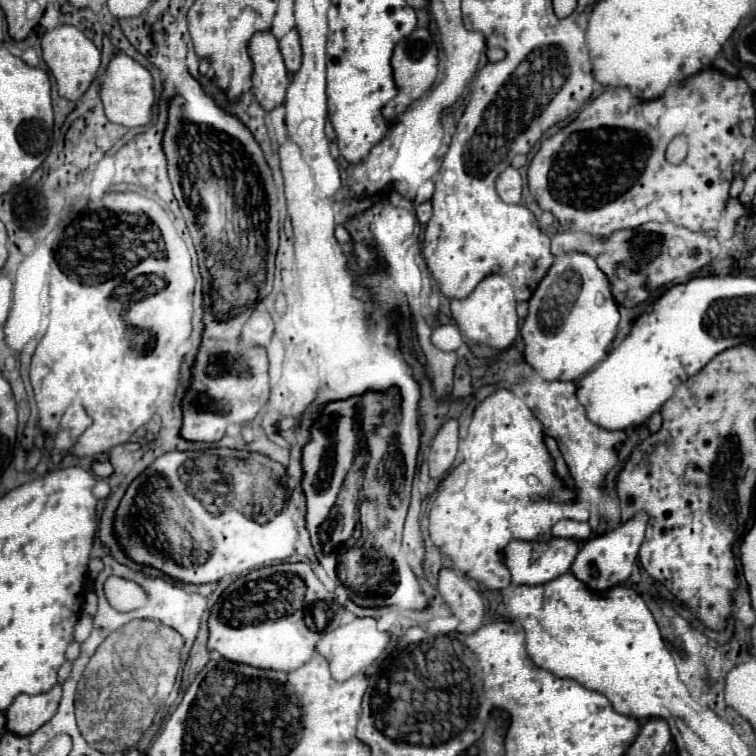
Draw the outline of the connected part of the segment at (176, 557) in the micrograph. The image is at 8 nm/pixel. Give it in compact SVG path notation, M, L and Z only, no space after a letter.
M218 449L218 455L212 451L172 451L172 453L164 453L162 457L158 457L148 469L144 469L126 489L124 497L120 499L120 505L114 513L112 519L112 533L118 539L118 545L122 547L122 551L126 553L126 557L138 565L146 565L146 567L154 567L160 573L164 573L170 579L182 581L182 583L194 583L194 585L204 585L204 583L214 583L220 581L226 575L232 577L242 577L254 569L266 567L266 565L276 565L284 559L288 559L294 553L294 541L298 537L296 527L286 511L286 489L282 485L278 485L276 475L272 473L272 461L264 455L258 453L250 453L250 451L232 451L232 449Z

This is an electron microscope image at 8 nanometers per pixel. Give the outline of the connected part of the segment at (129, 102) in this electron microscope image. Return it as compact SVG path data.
M120 51L108 63L104 83L100 89L100 99L104 105L104 113L112 123L118 123L124 127L146 125L150 121L150 107L154 103L152 77L140 63L136 63L134 59L130 59L126 53Z

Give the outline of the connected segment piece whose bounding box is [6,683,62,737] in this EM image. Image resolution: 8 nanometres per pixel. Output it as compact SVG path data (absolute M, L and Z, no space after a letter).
M60 683L54 689L40 695L18 695L14 705L6 709L6 731L18 733L18 737L28 737L52 719L60 701Z

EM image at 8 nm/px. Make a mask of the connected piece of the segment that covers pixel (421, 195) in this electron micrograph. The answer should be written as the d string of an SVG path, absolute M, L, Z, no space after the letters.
M426 181L426 183L422 183L422 185L420 185L420 189L418 189L418 193L416 193L414 205L420 205L420 203L428 201L428 199L432 197L432 193L434 193L434 183L432 183L432 181Z

